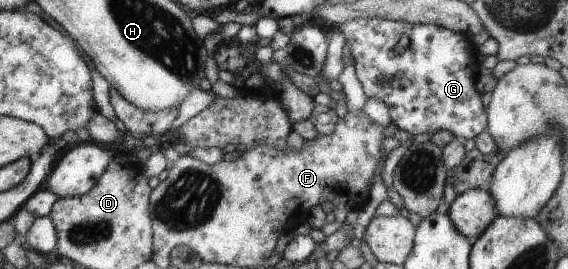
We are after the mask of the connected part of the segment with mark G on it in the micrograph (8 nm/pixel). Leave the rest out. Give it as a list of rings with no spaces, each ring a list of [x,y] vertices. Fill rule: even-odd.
[[[355,18],[339,26],[352,53],[357,79],[365,95],[380,99],[389,107],[391,121],[411,135],[449,131],[464,139],[474,138],[486,130],[488,115],[483,105],[483,95],[475,88],[475,78],[480,69],[476,62],[478,52],[470,36],[454,32],[437,24],[412,24],[381,18]],[[380,76],[393,78],[391,82],[377,84]]]

